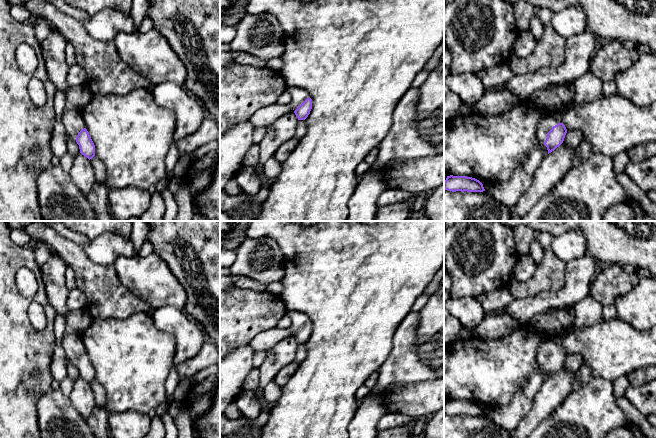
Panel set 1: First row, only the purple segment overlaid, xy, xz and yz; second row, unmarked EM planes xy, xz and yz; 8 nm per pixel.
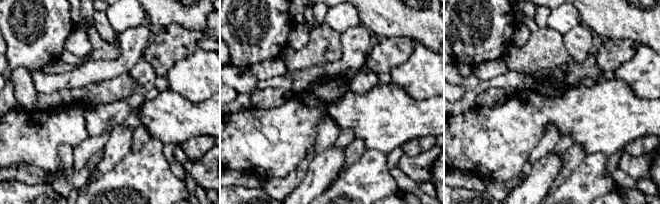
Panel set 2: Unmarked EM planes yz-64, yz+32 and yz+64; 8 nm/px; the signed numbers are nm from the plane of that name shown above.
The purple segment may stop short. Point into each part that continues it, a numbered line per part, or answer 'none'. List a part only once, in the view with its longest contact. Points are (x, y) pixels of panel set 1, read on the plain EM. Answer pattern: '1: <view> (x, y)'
1: yz (552, 342)

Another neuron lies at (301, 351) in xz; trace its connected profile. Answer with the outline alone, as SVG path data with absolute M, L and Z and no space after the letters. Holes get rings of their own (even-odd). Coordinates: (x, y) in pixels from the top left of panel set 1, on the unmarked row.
M306 343L299 344L296 350L294 362L300 364L306 358L306 353L307 353Z

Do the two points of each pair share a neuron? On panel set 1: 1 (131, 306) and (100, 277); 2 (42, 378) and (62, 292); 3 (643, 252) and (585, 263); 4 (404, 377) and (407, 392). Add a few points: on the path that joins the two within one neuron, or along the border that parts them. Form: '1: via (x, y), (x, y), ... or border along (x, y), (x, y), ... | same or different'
1: via (123, 300), (108, 285) | same
2: border along (45, 292), (48, 302), (56, 314) | different
3: border along (588, 253), (597, 261) | different
4: border along (429, 380), (392, 386), (386, 398) | different

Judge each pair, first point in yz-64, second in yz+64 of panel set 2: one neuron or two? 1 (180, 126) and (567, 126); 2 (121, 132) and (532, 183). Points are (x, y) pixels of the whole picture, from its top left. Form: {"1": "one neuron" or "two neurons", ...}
{"1": "one neuron", "2": "one neuron"}

